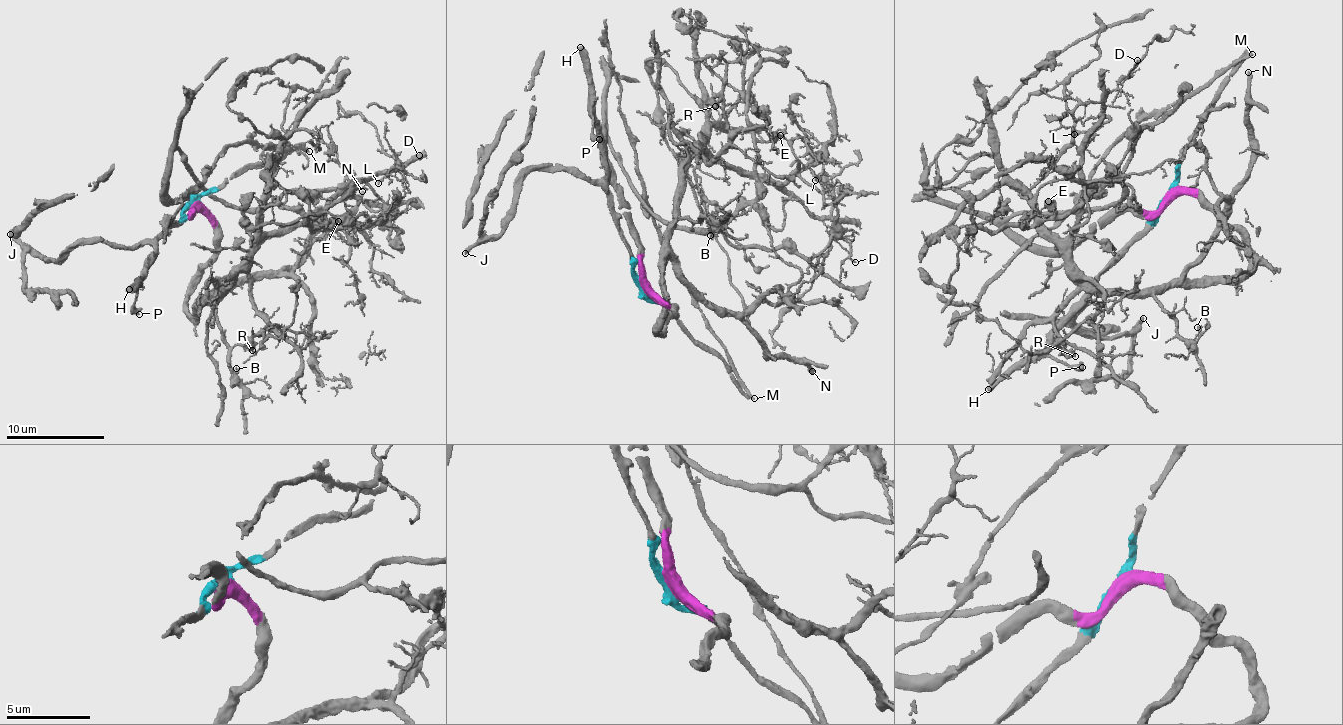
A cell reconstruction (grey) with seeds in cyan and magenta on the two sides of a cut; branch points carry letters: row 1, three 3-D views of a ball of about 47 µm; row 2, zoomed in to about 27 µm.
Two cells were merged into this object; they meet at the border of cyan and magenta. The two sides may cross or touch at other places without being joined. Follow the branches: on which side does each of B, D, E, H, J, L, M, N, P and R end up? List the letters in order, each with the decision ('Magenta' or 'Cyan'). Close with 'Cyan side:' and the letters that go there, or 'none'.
B: Magenta
D: Magenta
E: Magenta
H: Cyan
J: Cyan
L: Magenta
M: Cyan
N: Magenta
P: Cyan
R: Magenta
Cyan side: H, J, M, P

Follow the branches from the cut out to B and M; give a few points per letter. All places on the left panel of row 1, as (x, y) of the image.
B: (195, 204), (216, 250), (192, 280), (187, 309), (194, 318), (202, 298), (216, 307), (231, 377), (235, 367)
M: (192, 204), (223, 182), (296, 148), (309, 151)

